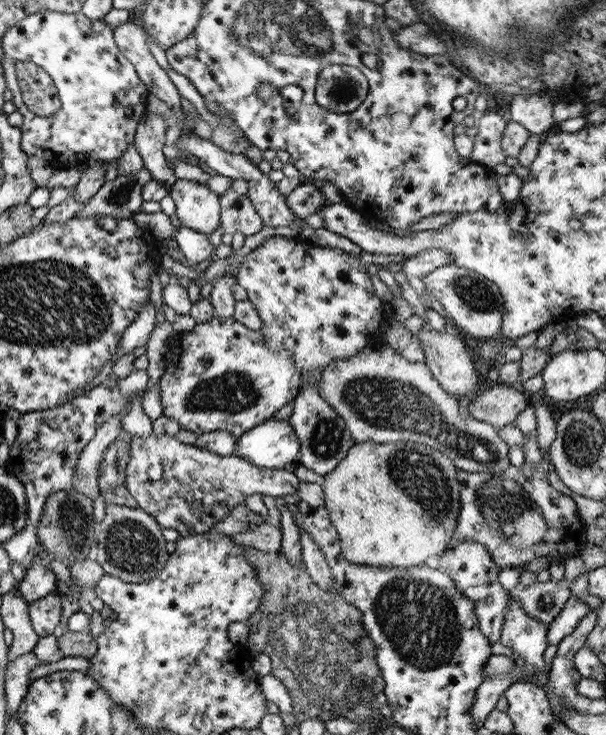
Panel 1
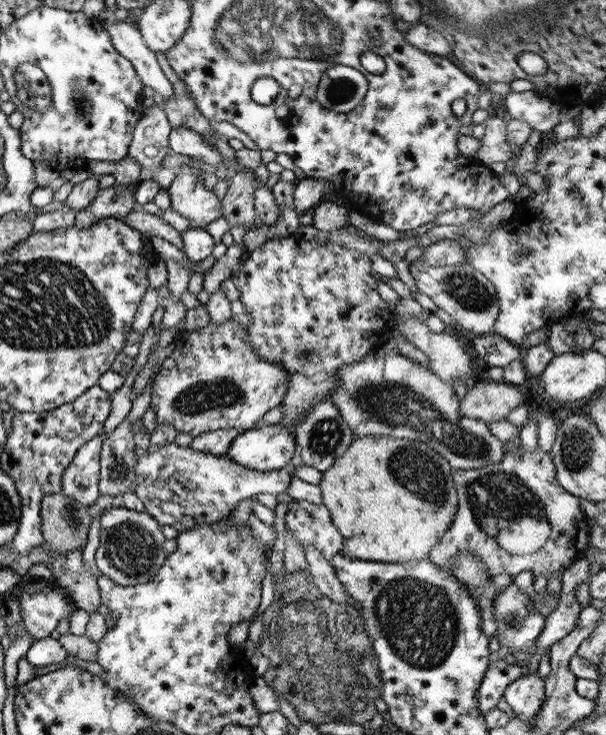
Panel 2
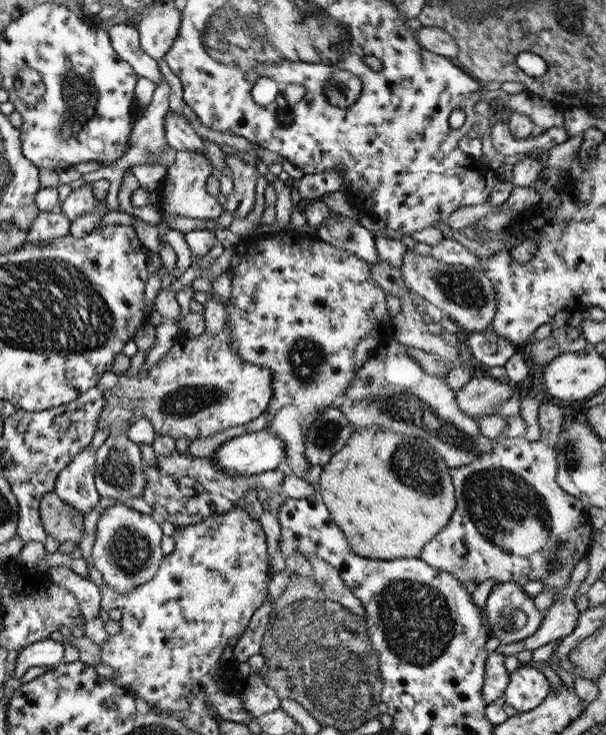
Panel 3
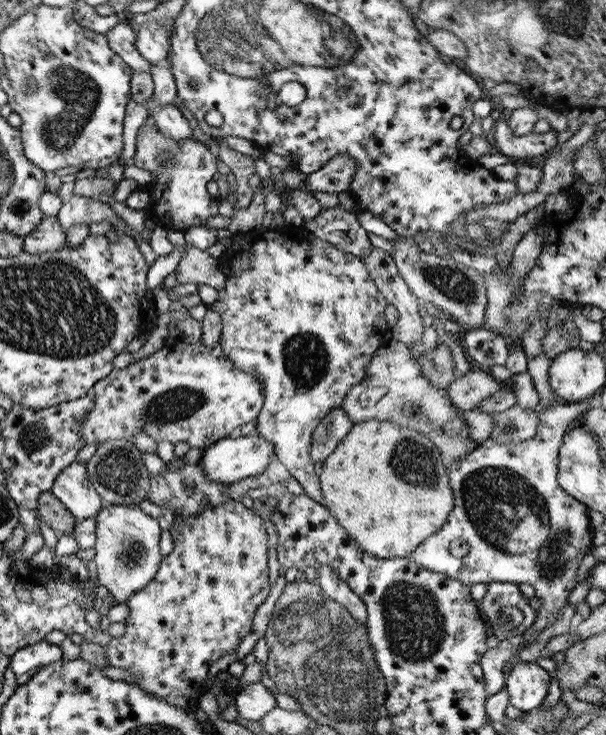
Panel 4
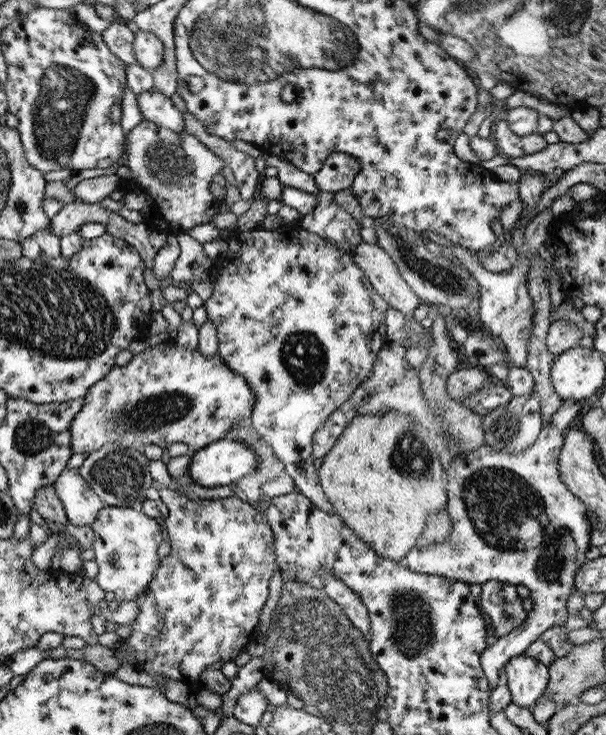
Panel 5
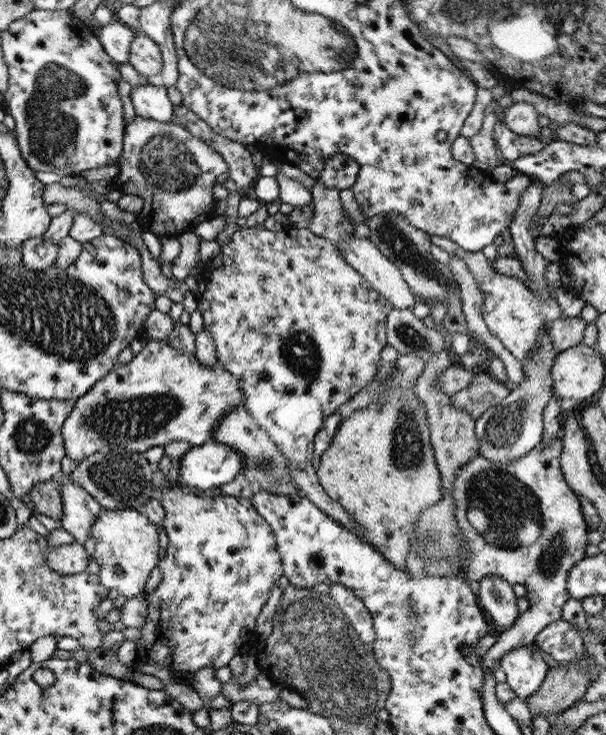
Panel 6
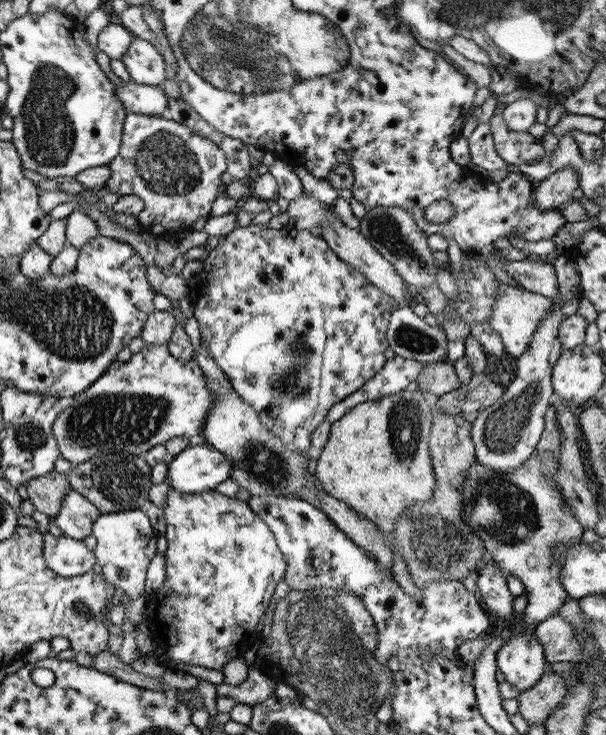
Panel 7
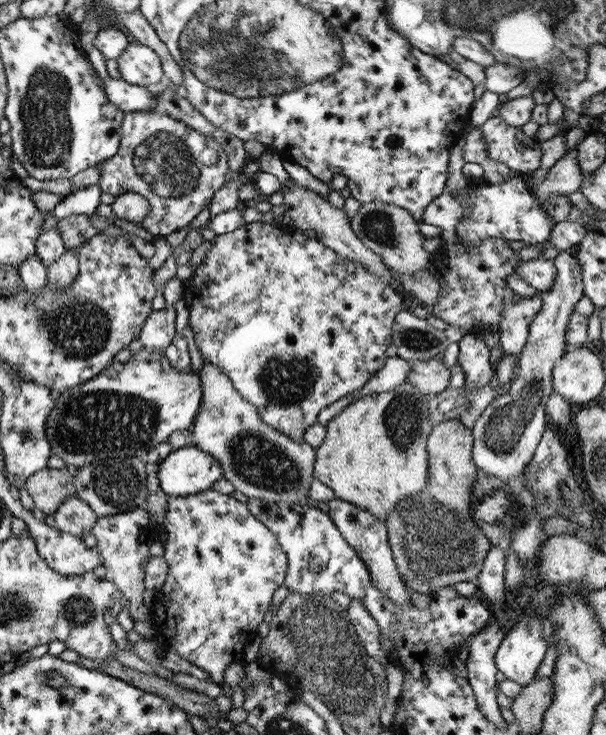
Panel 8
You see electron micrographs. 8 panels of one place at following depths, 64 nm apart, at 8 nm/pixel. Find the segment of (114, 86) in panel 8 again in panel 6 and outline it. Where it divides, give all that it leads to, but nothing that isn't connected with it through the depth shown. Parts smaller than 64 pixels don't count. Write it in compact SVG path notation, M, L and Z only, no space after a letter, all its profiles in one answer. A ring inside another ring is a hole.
M145 85L136 86L129 91L129 100L133 112L137 116L158 120L164 123L172 122L173 105L166 95L164 86Z

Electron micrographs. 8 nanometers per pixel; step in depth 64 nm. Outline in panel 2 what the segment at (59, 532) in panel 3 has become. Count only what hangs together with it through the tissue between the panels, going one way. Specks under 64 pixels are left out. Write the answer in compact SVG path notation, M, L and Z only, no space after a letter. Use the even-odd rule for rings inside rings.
M62 492L46 494L40 502L40 530L41 537L49 544L51 550L61 552L64 556L67 552L77 549L78 555L82 552L87 542L89 525L91 524L87 513L87 506L79 504L76 500L65 496Z

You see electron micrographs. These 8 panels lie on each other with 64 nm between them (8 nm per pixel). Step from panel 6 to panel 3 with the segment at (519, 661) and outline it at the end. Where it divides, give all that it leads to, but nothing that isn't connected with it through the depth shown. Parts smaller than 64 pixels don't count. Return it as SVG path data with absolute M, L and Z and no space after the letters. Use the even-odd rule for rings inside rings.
M517 665L508 674L504 702L519 713L533 710L550 691L545 675L534 667Z

